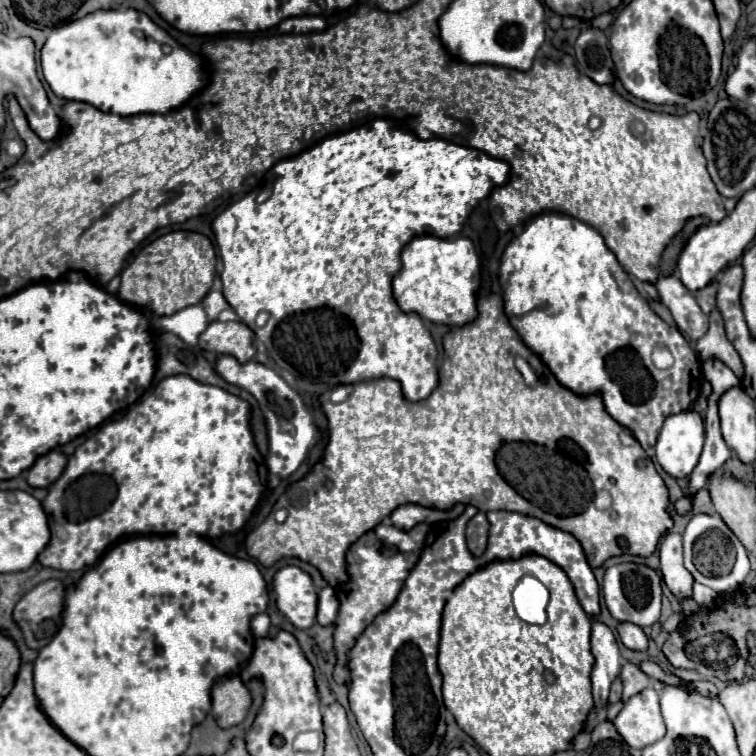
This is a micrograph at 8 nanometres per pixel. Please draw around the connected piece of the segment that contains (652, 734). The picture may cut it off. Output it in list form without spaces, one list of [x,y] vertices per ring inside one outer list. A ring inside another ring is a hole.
[[[648,686],[640,694],[632,696],[616,716],[614,726],[624,742],[632,748],[642,750],[644,746],[658,742],[666,732],[658,692]]]

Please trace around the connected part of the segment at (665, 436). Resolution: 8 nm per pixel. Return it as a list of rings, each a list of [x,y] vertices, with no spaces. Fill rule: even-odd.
[[[698,412],[670,416],[656,442],[656,458],[672,478],[686,478],[698,464],[704,446],[704,420]]]

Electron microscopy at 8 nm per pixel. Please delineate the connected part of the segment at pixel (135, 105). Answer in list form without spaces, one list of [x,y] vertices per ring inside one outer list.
[[[98,10],[80,20],[58,26],[40,50],[44,80],[58,98],[86,102],[102,112],[134,116],[142,112],[168,112],[178,108],[192,92],[204,88],[204,68],[200,56],[178,46],[178,42],[138,10]]]

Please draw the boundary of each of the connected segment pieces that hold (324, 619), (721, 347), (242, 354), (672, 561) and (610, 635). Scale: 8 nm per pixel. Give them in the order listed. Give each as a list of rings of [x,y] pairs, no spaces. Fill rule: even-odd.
[[[330,586],[322,588],[320,590],[320,604],[318,604],[318,618],[316,618],[318,624],[332,626],[336,622],[338,608],[340,608],[340,602],[336,598],[336,592]]]
[[[714,308],[710,314],[710,330],[696,342],[696,352],[700,356],[700,360],[710,360],[716,358],[720,362],[724,362],[738,378],[744,376],[744,368],[740,364],[740,356],[736,356],[736,350],[732,348],[732,344],[726,338],[724,332],[724,320],[718,308]]]
[[[212,322],[198,338],[198,346],[216,354],[230,354],[240,362],[254,358],[254,332],[242,322]]]
[[[666,534],[660,544],[660,572],[668,586],[668,590],[678,598],[692,598],[692,574],[684,568],[682,562],[682,536],[680,534]]]
[[[592,622],[590,634],[592,654],[596,658],[596,666],[592,672],[592,686],[594,686],[594,702],[600,708],[610,692],[612,680],[620,674],[620,652],[616,644],[614,632],[604,622]]]

